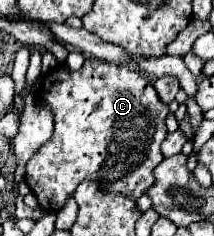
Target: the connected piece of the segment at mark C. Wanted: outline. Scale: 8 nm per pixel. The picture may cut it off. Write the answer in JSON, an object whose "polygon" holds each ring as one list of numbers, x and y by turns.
{"polygon":[[88,57,78,71,70,71,66,65,58,65,48,75,42,77,42,85,36,91,36,99,44,103,54,117,52,137,32,155,26,163,26,183,36,195,44,211,58,211,64,207,66,199,74,195,82,181,96,181,104,191,122,193,138,199,154,185,154,167,164,159,160,145,166,139,166,115,168,105,164,105,148,79,128,67,118,67,118,63,106,63]]}

